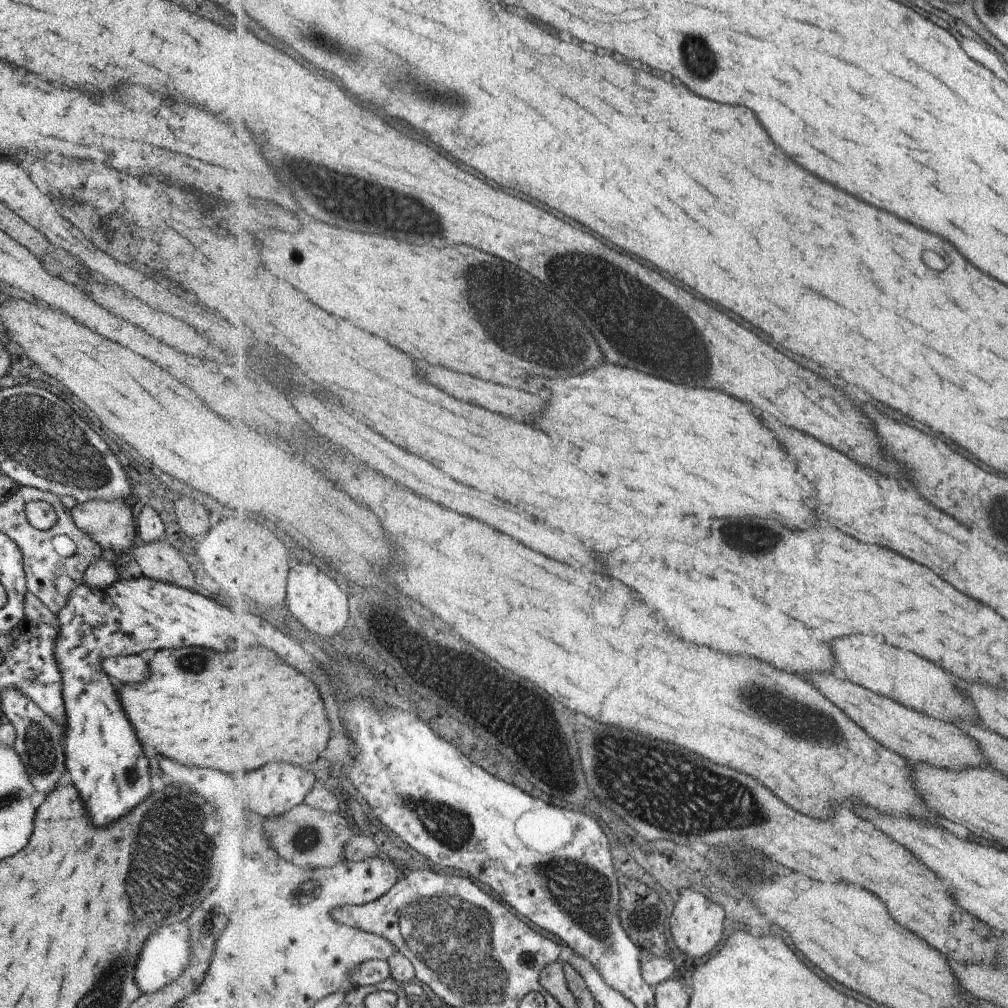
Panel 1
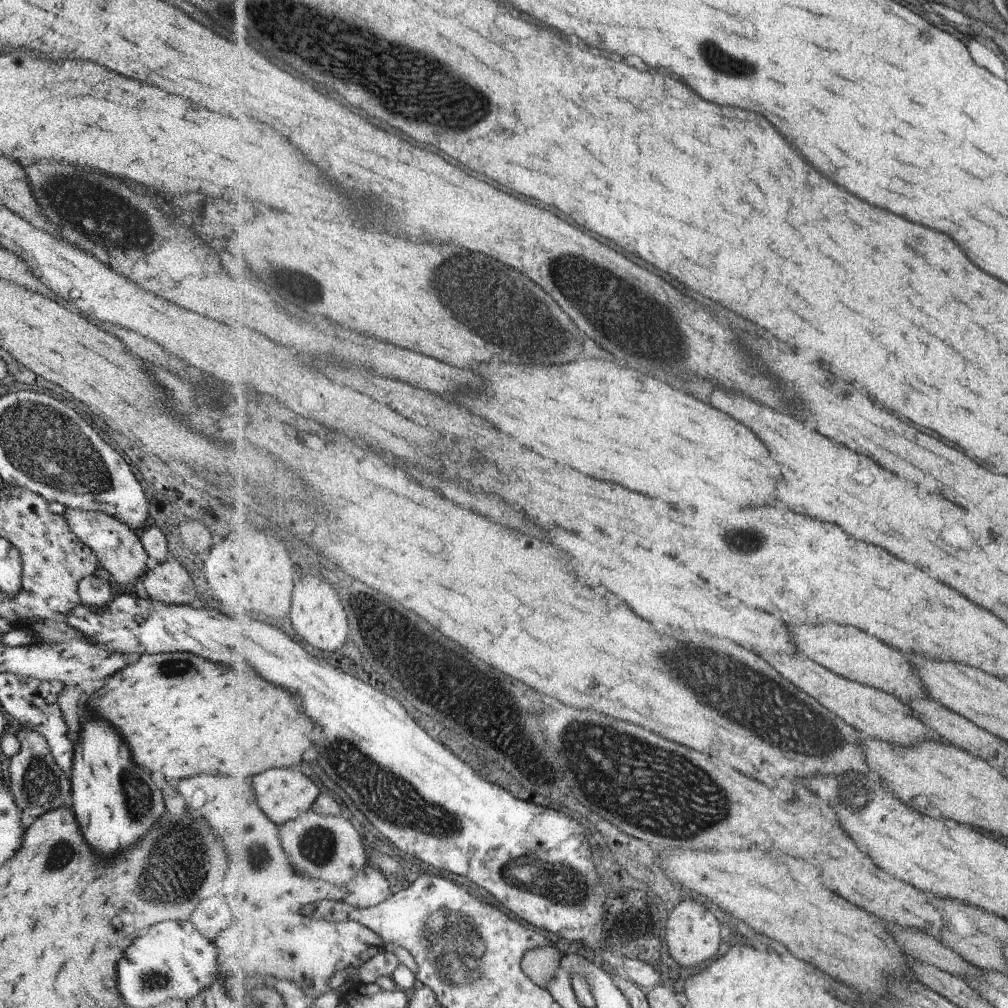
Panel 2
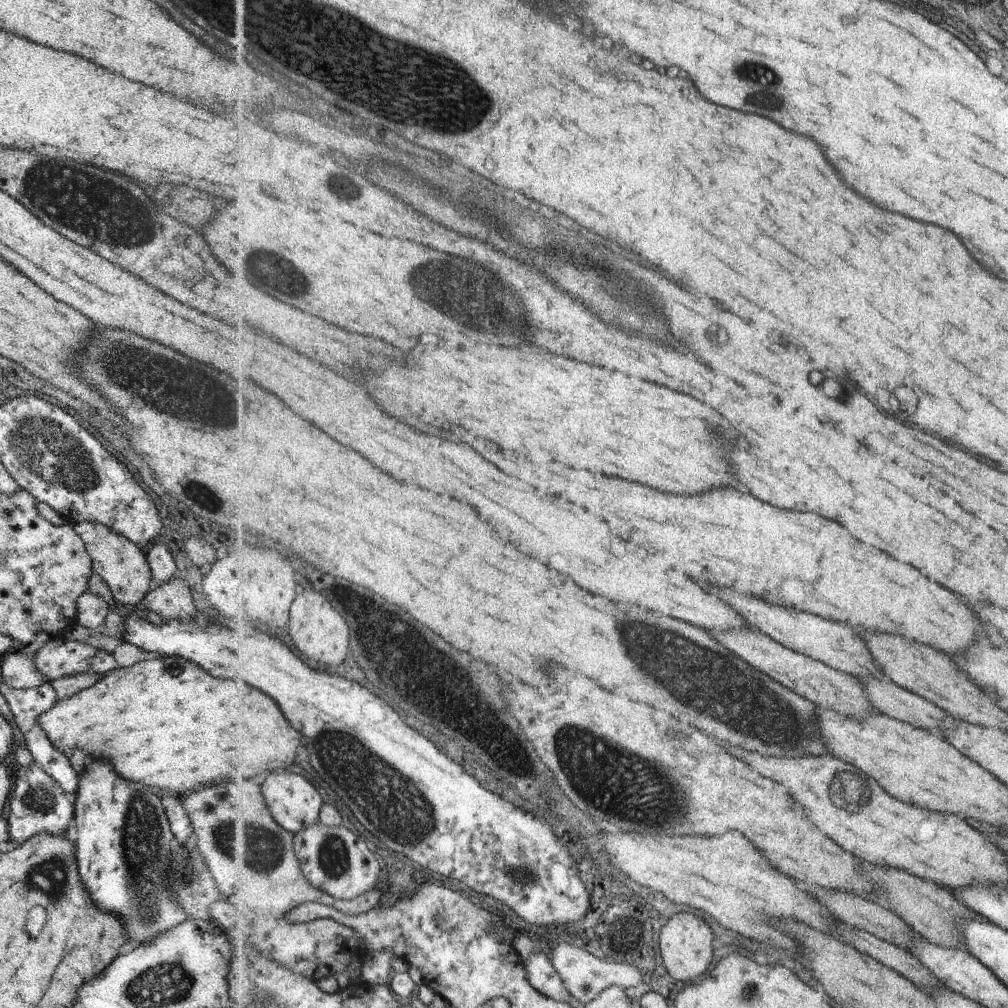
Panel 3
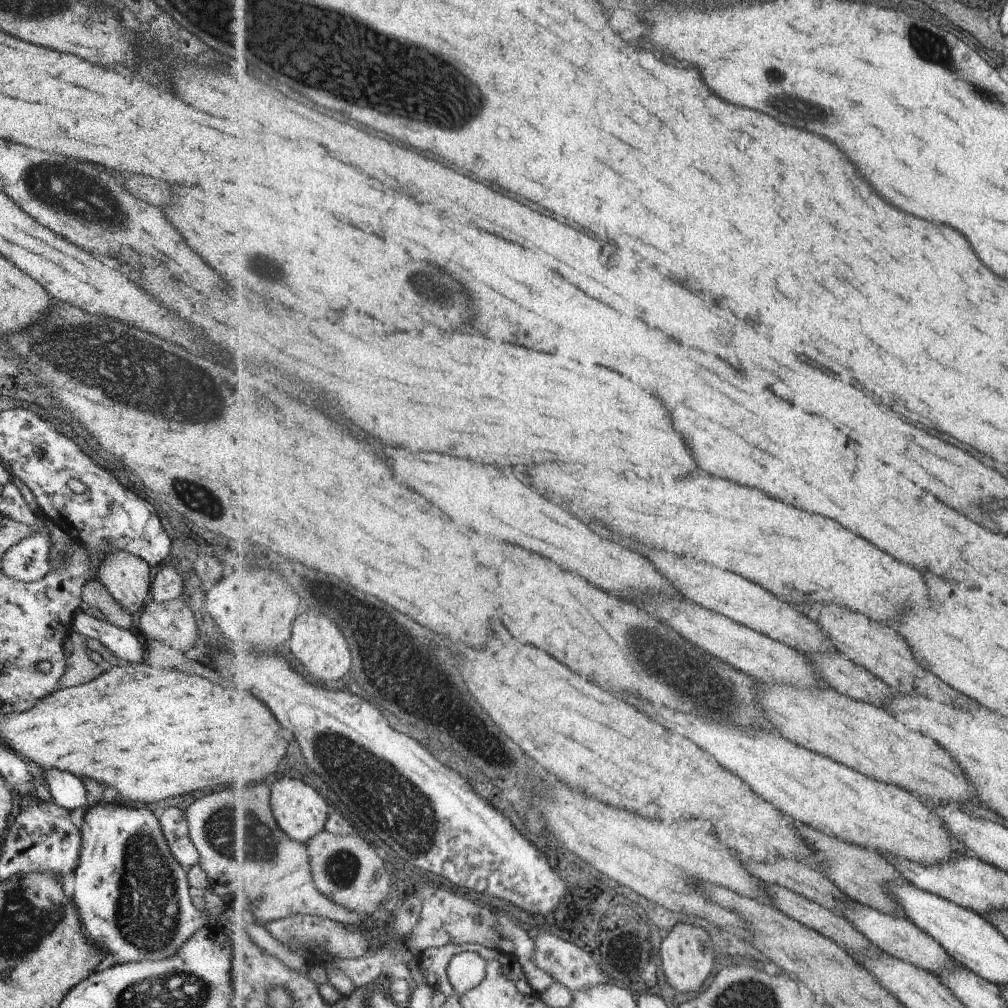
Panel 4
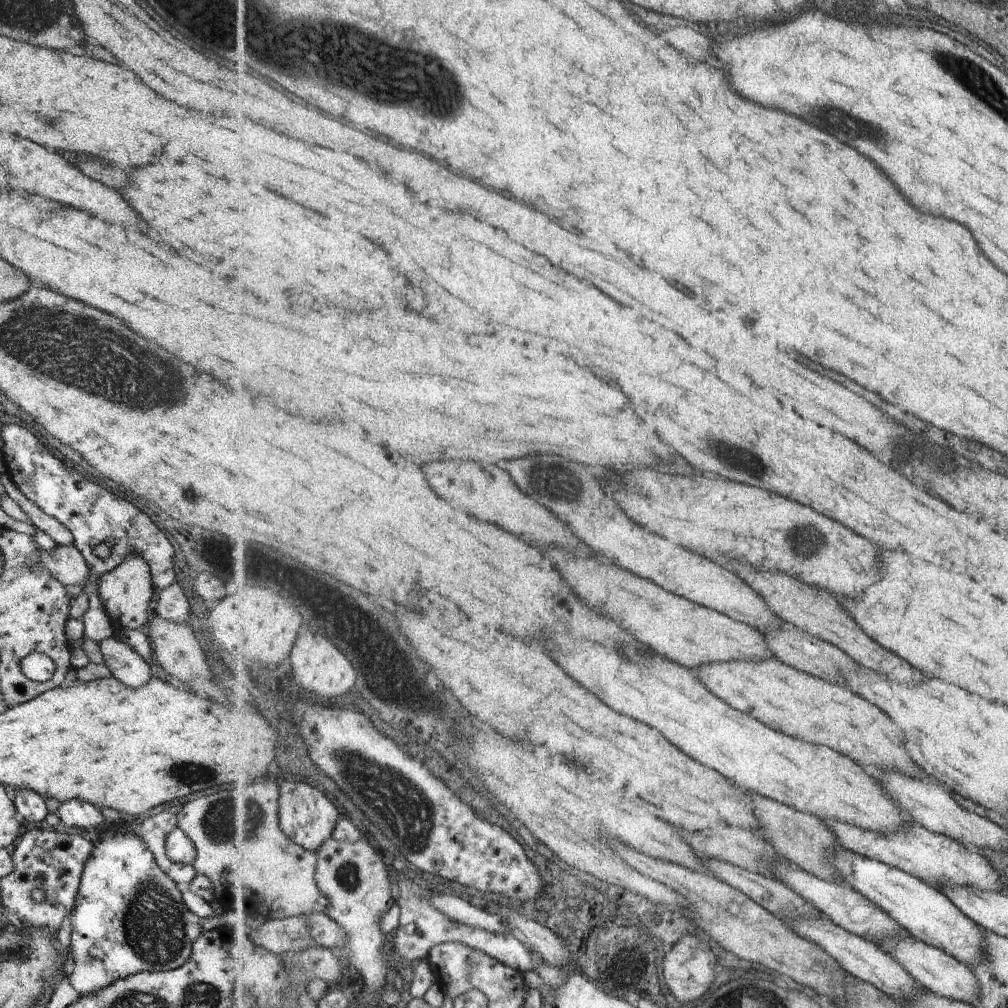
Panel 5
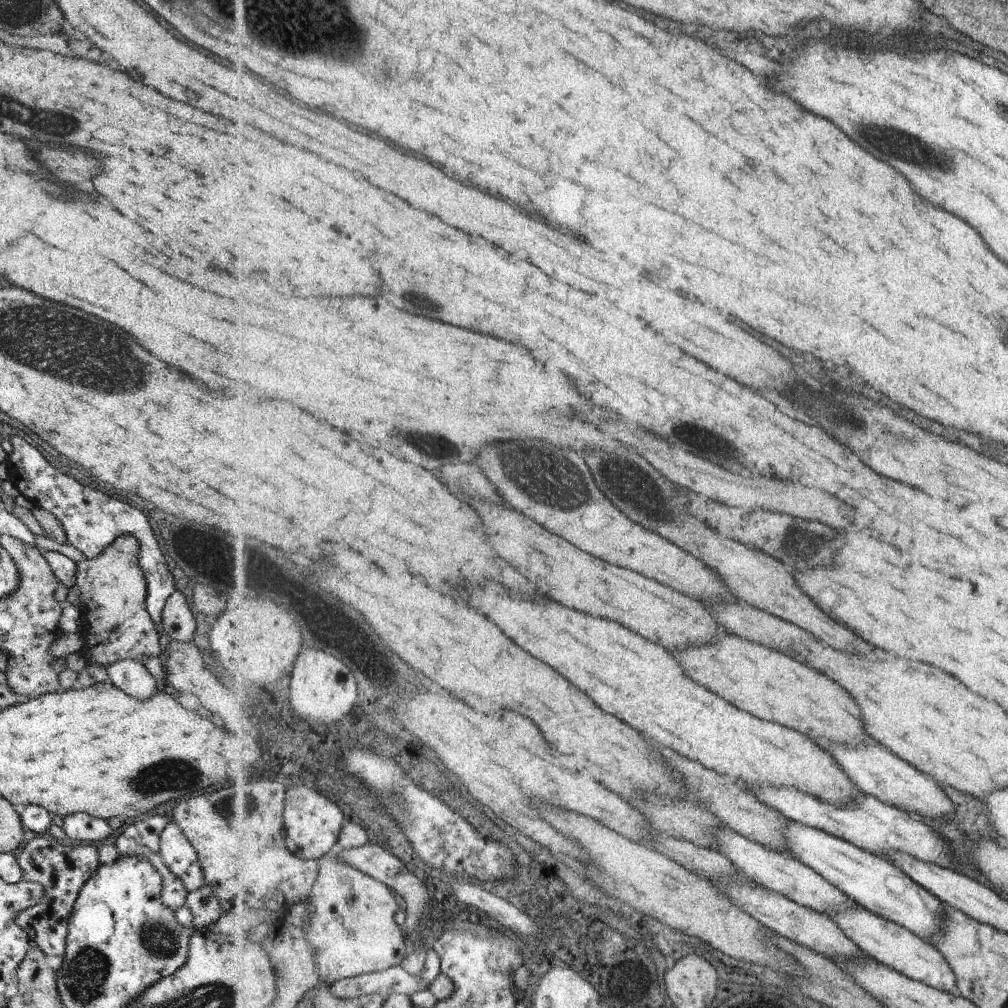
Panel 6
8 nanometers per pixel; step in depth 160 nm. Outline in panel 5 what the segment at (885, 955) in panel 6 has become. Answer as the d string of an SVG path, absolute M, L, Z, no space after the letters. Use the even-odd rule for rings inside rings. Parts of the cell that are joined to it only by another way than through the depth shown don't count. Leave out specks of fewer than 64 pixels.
M911 935L901 936L901 938L885 938L877 944L887 954L891 954L917 982L921 982L926 990L966 1004L976 1006L979 1002L979 981L973 974L973 970L942 949L930 946Z

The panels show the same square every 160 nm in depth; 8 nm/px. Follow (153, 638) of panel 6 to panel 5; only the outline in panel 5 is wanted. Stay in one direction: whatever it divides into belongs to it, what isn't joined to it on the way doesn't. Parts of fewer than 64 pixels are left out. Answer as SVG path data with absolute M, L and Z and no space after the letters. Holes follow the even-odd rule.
M56 545L49 552L39 549L39 558L43 560L47 572L63 587L73 585L83 588L87 584L89 566L72 545ZM131 552L115 568L101 574L97 578L95 592L97 592L102 603L101 606L112 624L117 624L117 626L120 624L125 630L144 632L145 626L147 626L147 612L151 608L154 596L148 565L139 556L139 552Z

